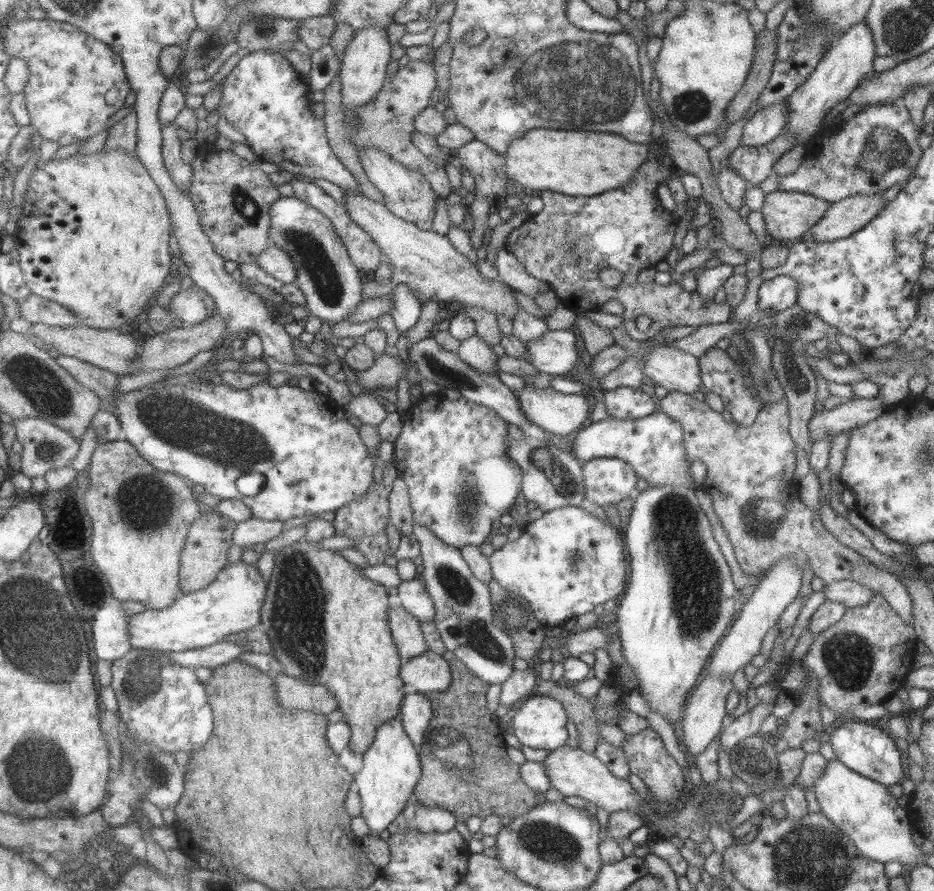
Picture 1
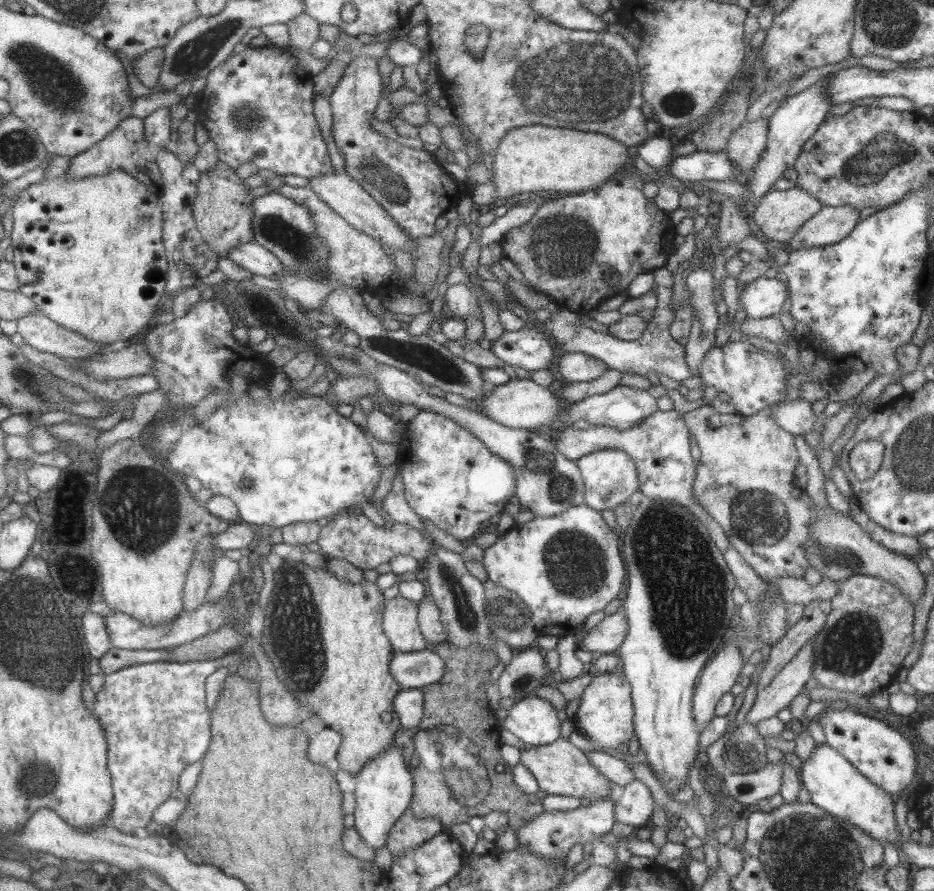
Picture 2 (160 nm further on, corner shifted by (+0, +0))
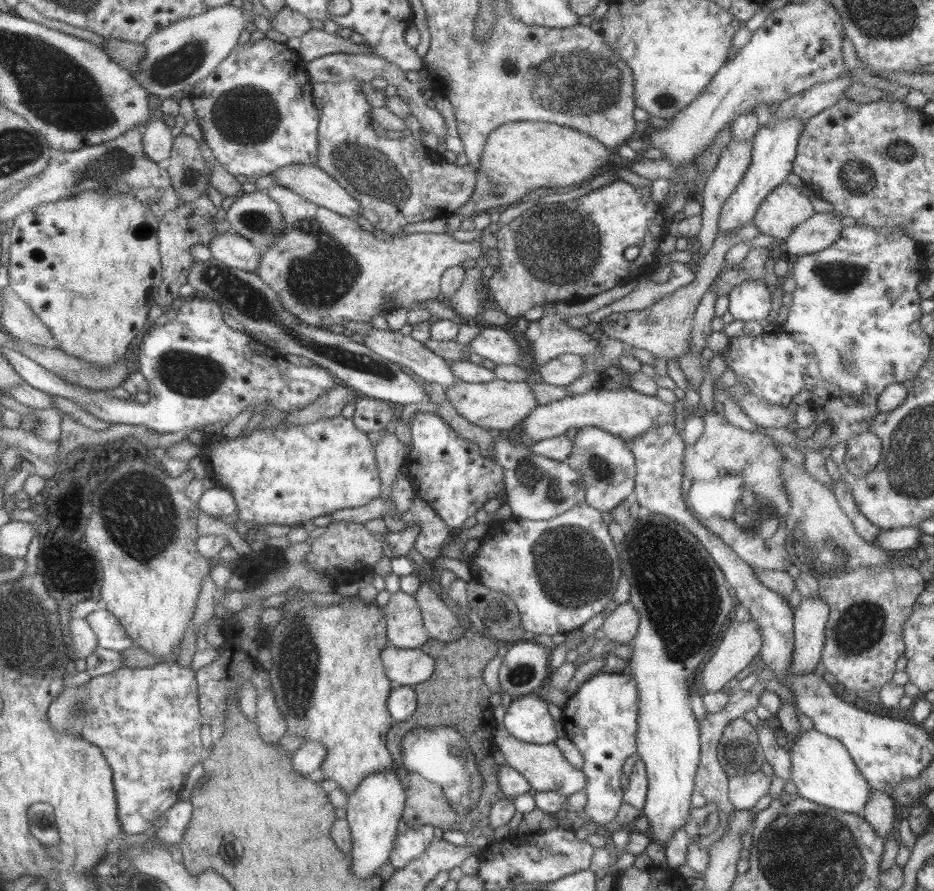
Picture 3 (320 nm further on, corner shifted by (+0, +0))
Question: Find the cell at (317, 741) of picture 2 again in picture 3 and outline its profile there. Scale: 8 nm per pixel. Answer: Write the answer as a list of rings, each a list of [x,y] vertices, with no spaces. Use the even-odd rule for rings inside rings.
[[[307,741],[290,756],[290,763],[299,776],[304,776],[311,782],[318,782],[323,776],[320,764],[324,756],[325,749],[321,743]]]

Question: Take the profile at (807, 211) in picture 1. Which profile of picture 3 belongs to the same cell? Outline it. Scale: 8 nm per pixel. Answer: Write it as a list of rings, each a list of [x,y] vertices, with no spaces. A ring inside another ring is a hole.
[[[784,183],[765,196],[765,200],[759,204],[751,224],[755,225],[761,234],[784,240],[797,225],[811,218],[813,214],[814,211],[809,200],[799,192],[799,189]]]

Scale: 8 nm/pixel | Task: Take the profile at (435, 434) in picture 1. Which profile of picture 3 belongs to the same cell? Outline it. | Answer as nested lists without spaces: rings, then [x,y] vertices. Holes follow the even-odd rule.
[[[421,407],[410,419],[408,427],[411,440],[404,465],[407,468],[406,478],[412,485],[415,496],[427,503],[451,532],[462,533],[463,521],[473,516],[478,508],[482,508],[486,498],[497,498],[503,492],[502,468],[494,459],[482,454],[476,444],[461,438],[451,426],[439,419],[439,415],[430,412],[426,407]]]

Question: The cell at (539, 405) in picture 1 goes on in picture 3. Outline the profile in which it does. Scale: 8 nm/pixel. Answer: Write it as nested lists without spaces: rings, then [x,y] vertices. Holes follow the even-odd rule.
[[[493,379],[491,382],[468,383],[457,381],[444,389],[446,399],[465,421],[488,431],[497,432],[513,428],[515,424],[537,406],[533,398],[529,381],[507,382]]]

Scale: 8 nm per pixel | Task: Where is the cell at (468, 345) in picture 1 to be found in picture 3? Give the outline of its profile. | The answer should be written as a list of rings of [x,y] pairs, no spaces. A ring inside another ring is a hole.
[[[479,266],[464,270],[463,282],[448,298],[449,306],[463,318],[473,318],[480,310],[480,298],[477,281],[482,279],[482,269]]]

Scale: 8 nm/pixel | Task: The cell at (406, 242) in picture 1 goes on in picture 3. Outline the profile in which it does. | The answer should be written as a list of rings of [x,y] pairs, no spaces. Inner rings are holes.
[[[293,164],[270,174],[276,186],[285,188],[313,205],[347,218],[361,216],[361,207],[345,189],[316,166]]]

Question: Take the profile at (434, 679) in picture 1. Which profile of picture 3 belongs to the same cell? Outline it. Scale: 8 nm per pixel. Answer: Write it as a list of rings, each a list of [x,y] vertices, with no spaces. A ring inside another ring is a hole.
[[[387,645],[380,653],[387,679],[396,686],[417,685],[433,674],[433,659],[420,649],[396,648]]]

